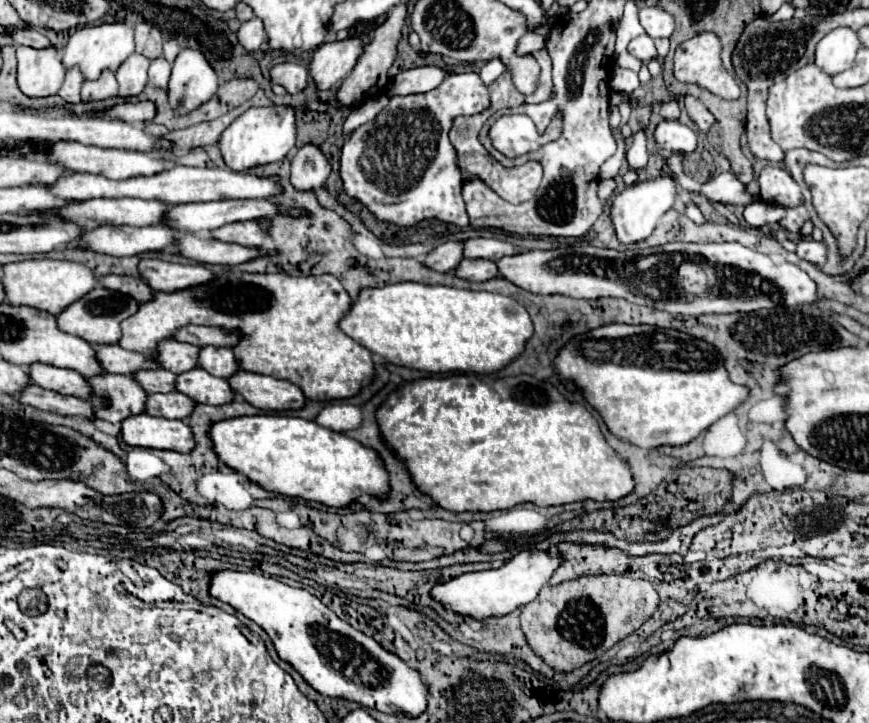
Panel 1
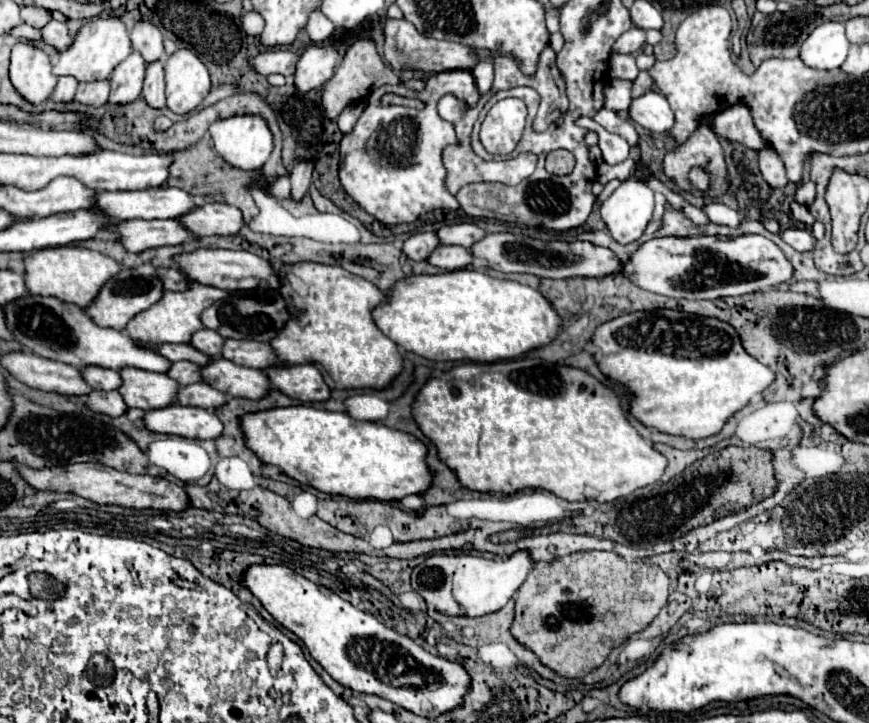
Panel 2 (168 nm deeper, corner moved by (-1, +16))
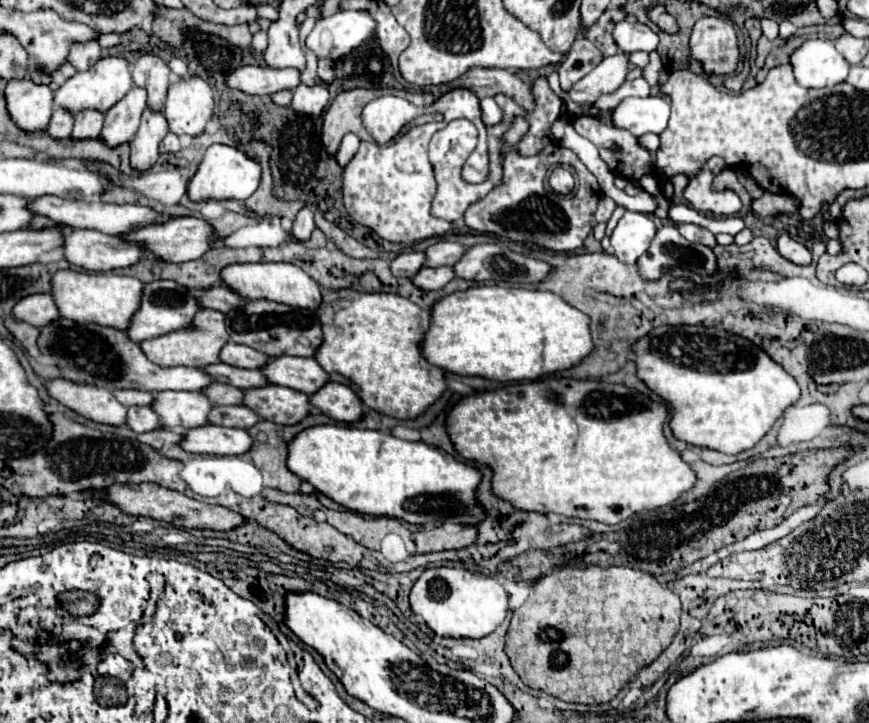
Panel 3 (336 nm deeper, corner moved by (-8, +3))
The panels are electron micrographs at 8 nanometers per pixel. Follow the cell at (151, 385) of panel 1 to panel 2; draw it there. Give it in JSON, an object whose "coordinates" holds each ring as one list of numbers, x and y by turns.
{"coordinates":[[186,360,182,362,172,362,166,376,170,376,172,380,176,380,178,384,186,386,186,384,192,384,192,382,202,382,202,376,200,376,200,368,196,364,190,364]]}

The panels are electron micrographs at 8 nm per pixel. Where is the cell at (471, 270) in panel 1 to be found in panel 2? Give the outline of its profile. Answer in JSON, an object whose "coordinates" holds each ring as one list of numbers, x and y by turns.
{"coordinates":[[438,246,432,256,430,256,430,264,442,268,442,270,460,270,470,266,474,260,474,254,470,248,462,248,462,246]]}

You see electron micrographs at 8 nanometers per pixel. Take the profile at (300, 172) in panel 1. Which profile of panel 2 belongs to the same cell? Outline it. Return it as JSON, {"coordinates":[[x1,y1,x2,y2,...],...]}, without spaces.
{"coordinates":[[310,158,308,162,298,160,298,162,294,164,294,168,292,168,292,172,288,174,288,176,290,176,290,180,292,180,292,196,294,196,296,200,300,200,300,198,308,192,310,184,312,184,314,164,316,164,316,160,314,160,314,158]]}

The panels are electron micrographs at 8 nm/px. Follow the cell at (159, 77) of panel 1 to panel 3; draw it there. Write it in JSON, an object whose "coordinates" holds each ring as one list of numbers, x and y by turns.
{"coordinates":[[145,109,141,117,141,127,133,141,129,143,131,149,131,167,135,171,147,171,155,165,159,157,159,143,169,133,169,127,165,125,163,113,153,113,151,109]]}

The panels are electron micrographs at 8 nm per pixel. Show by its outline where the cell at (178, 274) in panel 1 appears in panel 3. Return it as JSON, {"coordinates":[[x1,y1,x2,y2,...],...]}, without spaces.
{"coordinates":[[243,263,243,265,229,265,221,273,223,281,241,297,253,299,267,299,283,305,293,305,299,309,315,311,323,301,323,287,307,275,301,267,291,263]]}

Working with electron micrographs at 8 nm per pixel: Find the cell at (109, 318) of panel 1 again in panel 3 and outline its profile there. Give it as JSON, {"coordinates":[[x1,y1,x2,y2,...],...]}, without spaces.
{"coordinates":[[153,281,149,285,145,285,143,291,143,301,141,301,141,309,135,313,131,327,127,329,129,337,133,337,133,341,141,343,145,339,153,339,171,331,179,331,185,327,193,325,193,317,195,313,199,313,203,307,197,301,197,297,193,297,187,287,175,283,175,281]]}

